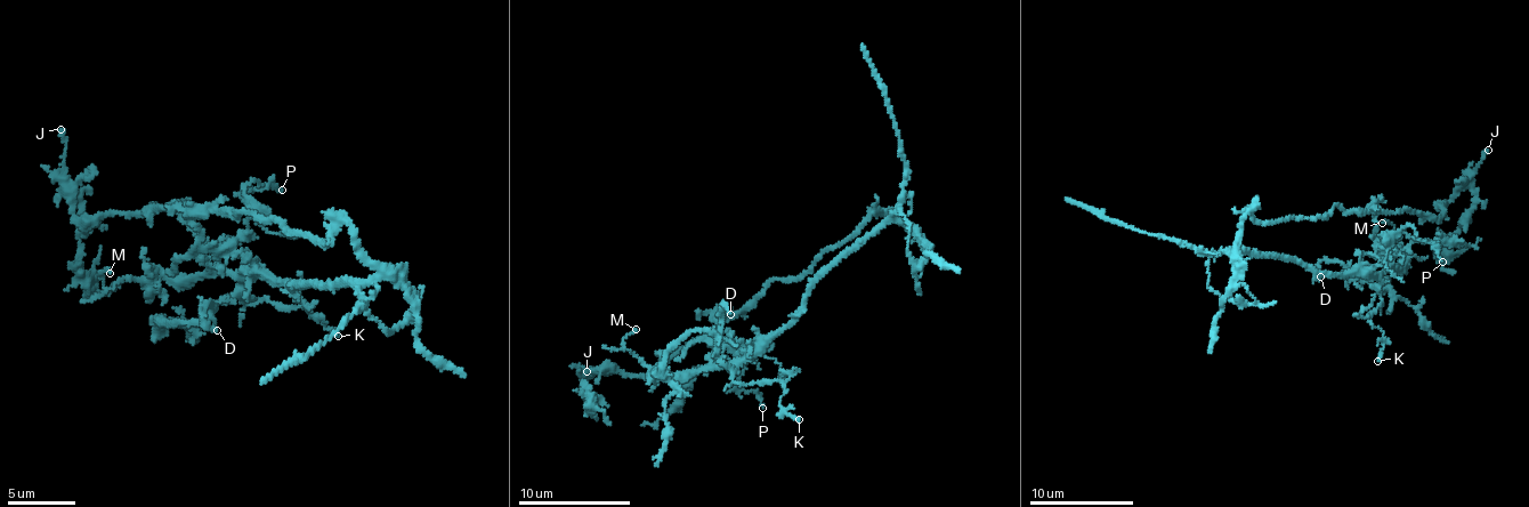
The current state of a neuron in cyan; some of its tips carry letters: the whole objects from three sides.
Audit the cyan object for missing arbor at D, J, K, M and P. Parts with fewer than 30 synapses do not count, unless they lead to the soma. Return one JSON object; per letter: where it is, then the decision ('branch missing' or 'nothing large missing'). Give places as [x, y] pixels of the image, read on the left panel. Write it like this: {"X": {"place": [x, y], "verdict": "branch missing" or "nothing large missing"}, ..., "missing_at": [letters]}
{"D": {"place": [217, 330], "verdict": "nothing large missing"}, "J": {"place": [61, 129], "verdict": "nothing large missing"}, "K": {"place": [338, 336], "verdict": "nothing large missing"}, "M": {"place": [110, 273], "verdict": "nothing large missing"}, "P": {"place": [282, 190], "verdict": "nothing large missing"}, "missing_at": []}

